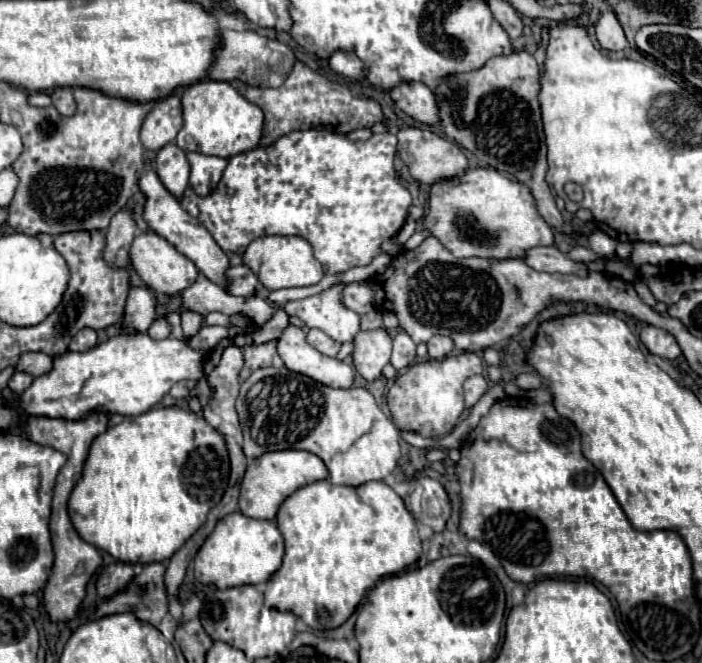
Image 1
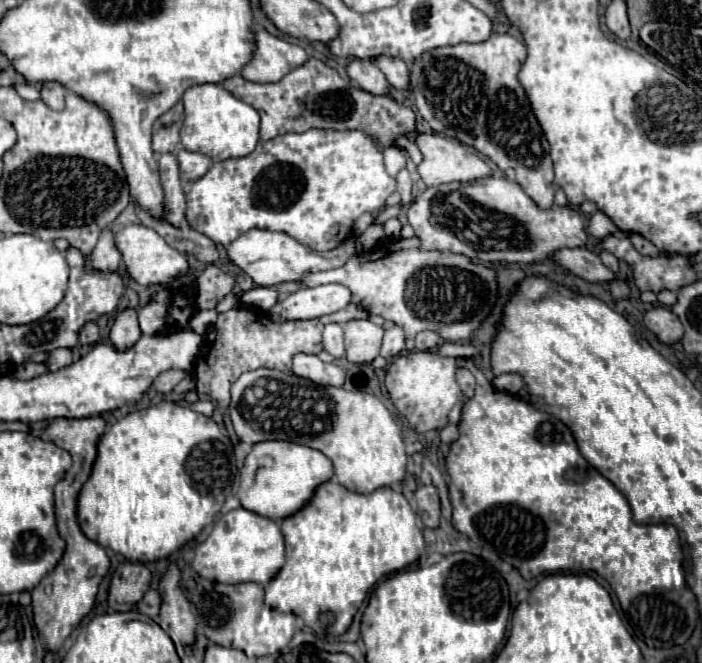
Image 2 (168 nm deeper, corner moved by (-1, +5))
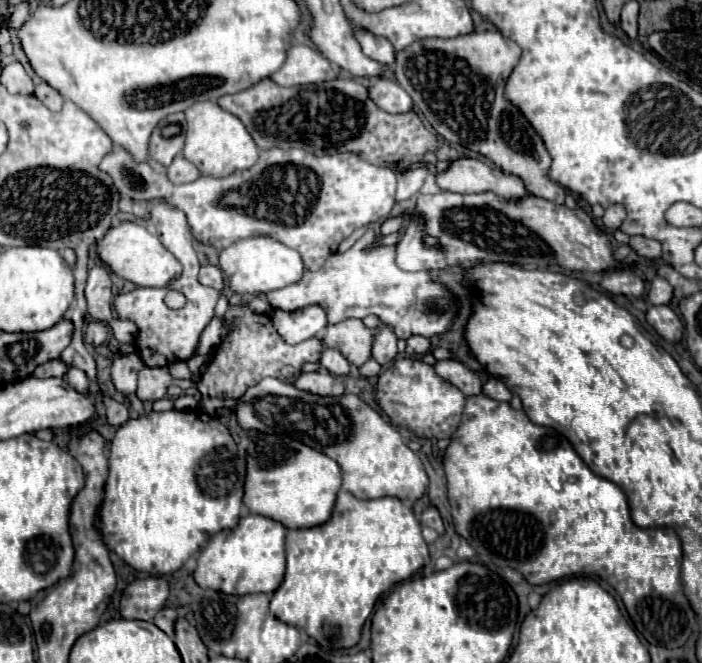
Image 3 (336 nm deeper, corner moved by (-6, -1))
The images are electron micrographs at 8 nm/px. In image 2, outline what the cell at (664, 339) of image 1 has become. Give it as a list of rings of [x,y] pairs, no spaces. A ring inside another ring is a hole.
[[[657,306],[657,308],[647,310],[643,320],[645,320],[645,326],[665,344],[673,344],[683,338],[681,322],[677,322],[677,316],[665,306]]]

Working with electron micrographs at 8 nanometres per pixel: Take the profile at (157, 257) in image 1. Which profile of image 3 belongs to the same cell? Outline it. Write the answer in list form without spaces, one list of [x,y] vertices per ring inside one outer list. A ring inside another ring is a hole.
[[[122,222],[116,228],[110,228],[106,236],[98,244],[98,254],[102,262],[120,278],[134,282],[136,286],[148,286],[148,288],[164,288],[170,280],[178,278],[182,274],[182,264],[178,264],[176,256],[168,252],[156,234],[148,232],[148,228],[134,224],[134,222]]]

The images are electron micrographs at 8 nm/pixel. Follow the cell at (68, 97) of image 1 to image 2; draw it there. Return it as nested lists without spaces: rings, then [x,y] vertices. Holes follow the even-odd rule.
[[[45,82],[41,88],[41,100],[51,110],[61,110],[65,106],[65,88],[57,82]]]

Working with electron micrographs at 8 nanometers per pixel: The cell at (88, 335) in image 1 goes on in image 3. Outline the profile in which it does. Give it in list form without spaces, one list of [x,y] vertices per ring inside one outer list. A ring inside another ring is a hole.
[[[90,322],[84,332],[84,342],[88,346],[100,346],[108,340],[108,328],[102,322]]]

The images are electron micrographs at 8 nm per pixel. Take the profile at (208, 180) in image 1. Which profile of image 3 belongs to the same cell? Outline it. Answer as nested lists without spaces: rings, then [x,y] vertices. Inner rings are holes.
[[[178,154],[174,158],[174,162],[168,166],[168,178],[174,184],[186,184],[186,182],[194,182],[196,178],[200,178],[200,172],[194,164],[190,164],[182,154]]]

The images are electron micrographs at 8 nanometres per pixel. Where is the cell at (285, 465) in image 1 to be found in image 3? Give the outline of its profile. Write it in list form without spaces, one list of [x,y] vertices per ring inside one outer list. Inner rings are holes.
[[[256,434],[248,446],[246,462],[244,504],[250,514],[278,520],[286,528],[312,528],[330,518],[342,484],[340,466],[332,458],[292,438]]]

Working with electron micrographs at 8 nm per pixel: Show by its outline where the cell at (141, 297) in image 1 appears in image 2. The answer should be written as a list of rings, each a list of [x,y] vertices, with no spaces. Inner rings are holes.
[[[135,310],[121,312],[111,326],[113,348],[117,352],[125,352],[125,350],[135,346],[139,336],[141,336],[141,330],[139,330],[139,322],[137,322],[137,312]]]

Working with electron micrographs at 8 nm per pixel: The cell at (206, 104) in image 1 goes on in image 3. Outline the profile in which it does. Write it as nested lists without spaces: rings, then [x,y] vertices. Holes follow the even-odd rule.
[[[212,100],[196,102],[186,110],[186,146],[184,156],[198,166],[198,170],[206,176],[228,176],[236,170],[246,170],[258,160],[258,146],[254,144],[250,132],[246,132],[246,126],[238,116],[226,112]]]

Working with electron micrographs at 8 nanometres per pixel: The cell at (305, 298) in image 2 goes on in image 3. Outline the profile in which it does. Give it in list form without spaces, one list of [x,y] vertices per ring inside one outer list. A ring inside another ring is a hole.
[[[310,304],[294,312],[274,310],[272,324],[288,344],[298,344],[302,340],[308,340],[310,336],[320,334],[328,326],[328,318],[326,310],[320,304]]]

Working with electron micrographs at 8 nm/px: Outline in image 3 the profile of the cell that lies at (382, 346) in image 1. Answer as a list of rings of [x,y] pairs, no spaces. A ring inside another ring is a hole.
[[[354,318],[328,326],[328,332],[324,336],[324,346],[338,348],[354,366],[362,366],[372,358],[372,344],[374,330],[366,328],[362,320]]]

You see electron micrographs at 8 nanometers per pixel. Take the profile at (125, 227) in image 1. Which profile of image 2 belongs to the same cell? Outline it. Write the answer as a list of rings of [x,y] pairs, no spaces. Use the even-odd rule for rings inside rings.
[[[103,230],[97,246],[93,248],[89,264],[91,264],[91,268],[95,268],[99,272],[115,272],[119,262],[121,262],[121,254],[115,248],[113,232],[111,230]]]

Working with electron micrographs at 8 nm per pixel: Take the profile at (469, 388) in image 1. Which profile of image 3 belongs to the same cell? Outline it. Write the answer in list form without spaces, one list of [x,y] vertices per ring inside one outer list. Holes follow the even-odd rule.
[[[440,360],[434,368],[436,368],[438,376],[442,376],[444,380],[448,380],[456,388],[460,388],[466,396],[474,396],[474,394],[482,392],[480,378],[464,364],[460,364],[456,360]]]

